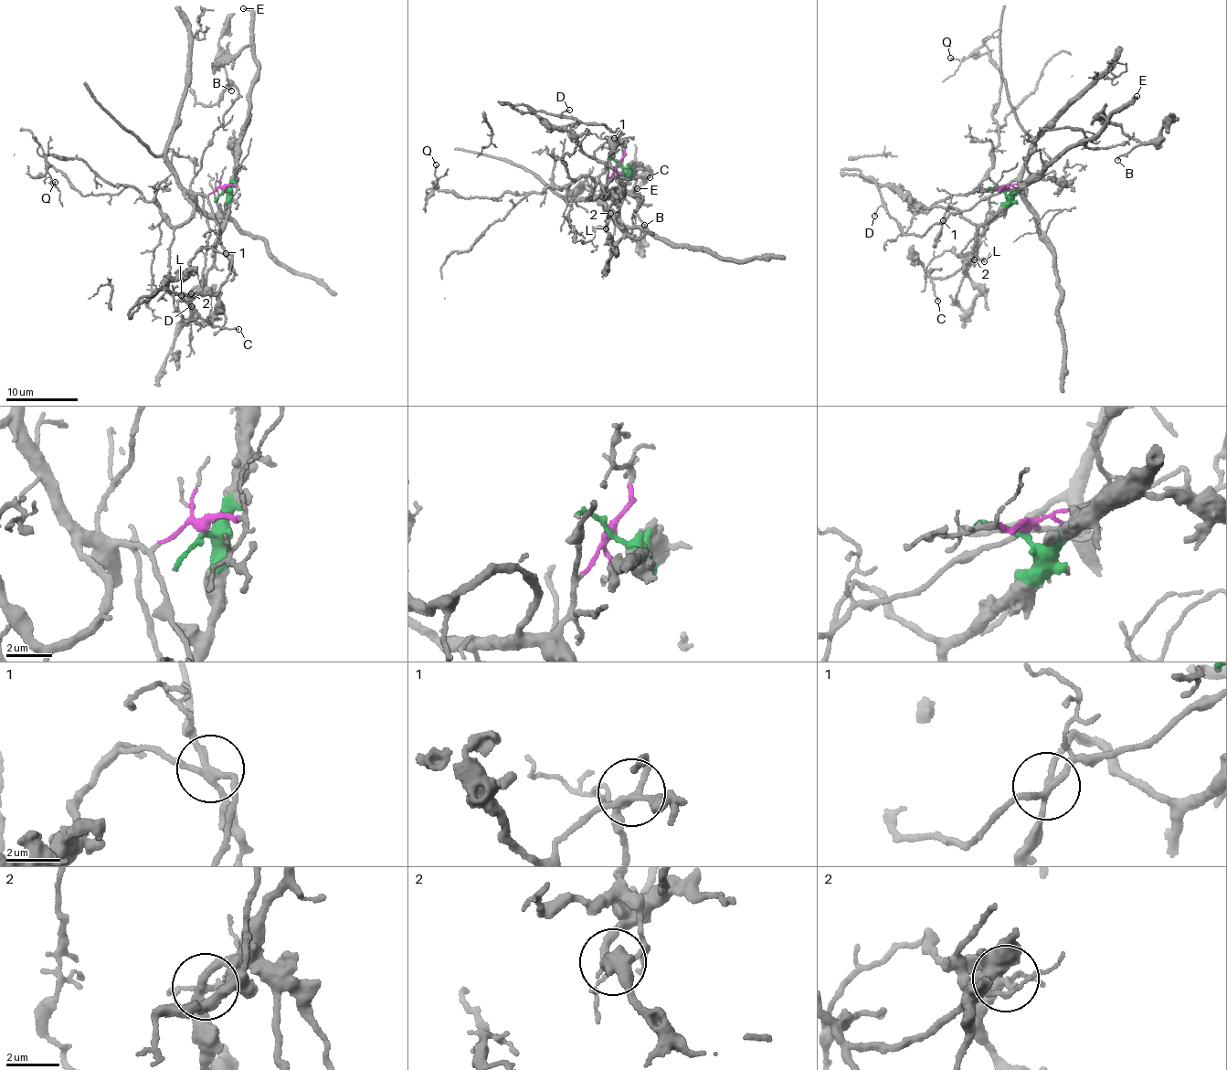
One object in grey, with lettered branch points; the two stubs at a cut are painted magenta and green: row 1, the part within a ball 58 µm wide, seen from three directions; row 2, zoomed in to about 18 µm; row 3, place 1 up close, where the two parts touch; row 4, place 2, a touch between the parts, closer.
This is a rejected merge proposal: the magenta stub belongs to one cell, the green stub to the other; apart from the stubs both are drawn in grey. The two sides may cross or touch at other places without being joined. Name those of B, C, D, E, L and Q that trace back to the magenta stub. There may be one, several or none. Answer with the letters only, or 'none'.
D, L, Q

